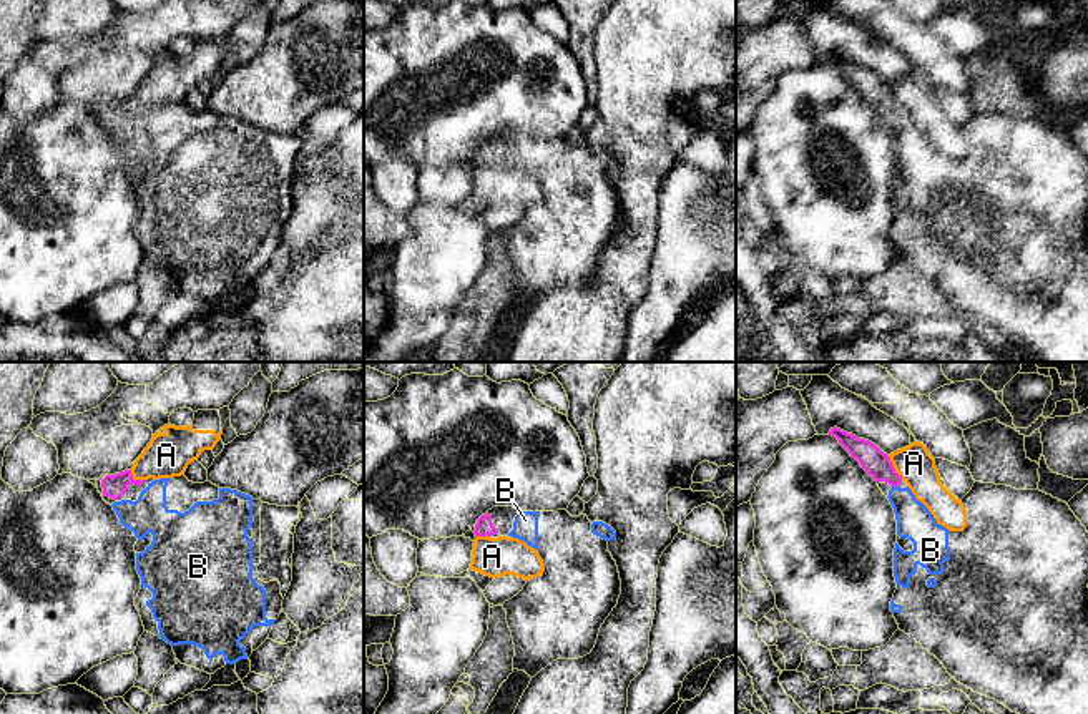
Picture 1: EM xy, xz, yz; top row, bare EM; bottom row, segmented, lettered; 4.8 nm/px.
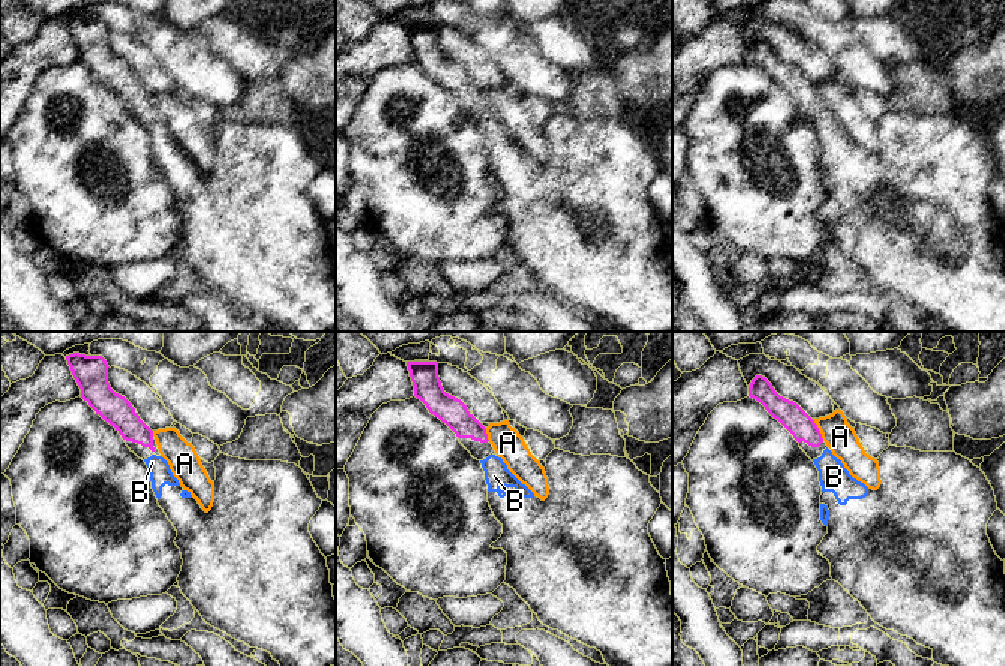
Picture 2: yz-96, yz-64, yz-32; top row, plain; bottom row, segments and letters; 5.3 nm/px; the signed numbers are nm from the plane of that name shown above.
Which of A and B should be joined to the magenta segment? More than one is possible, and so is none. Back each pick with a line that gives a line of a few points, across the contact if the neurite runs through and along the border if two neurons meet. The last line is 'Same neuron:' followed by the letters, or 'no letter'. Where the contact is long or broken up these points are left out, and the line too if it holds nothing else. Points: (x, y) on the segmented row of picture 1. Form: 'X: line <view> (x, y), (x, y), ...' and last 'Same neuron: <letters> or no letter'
B: line yz (877, 464), (896, 485), (896, 493), (914, 522)
Same neuron: B

